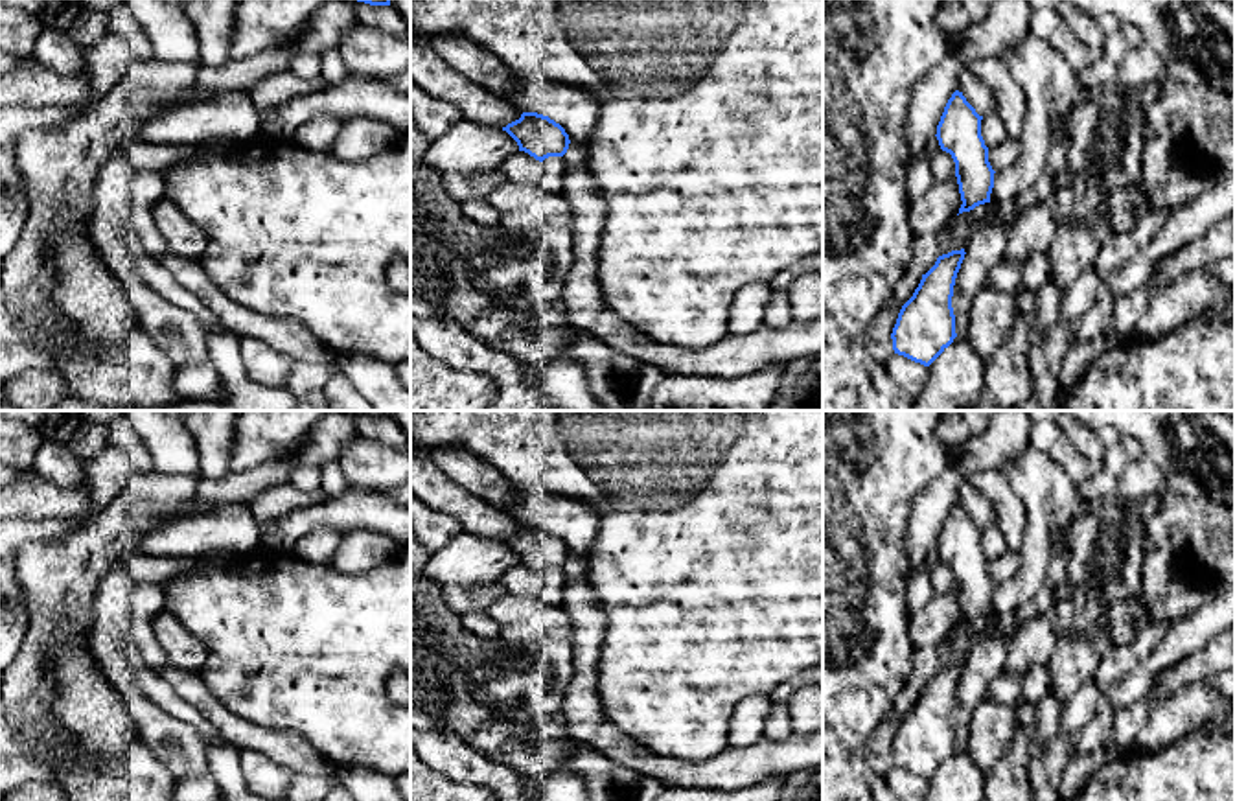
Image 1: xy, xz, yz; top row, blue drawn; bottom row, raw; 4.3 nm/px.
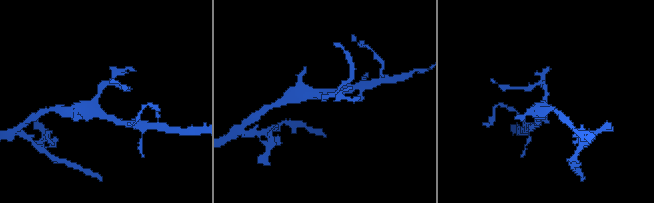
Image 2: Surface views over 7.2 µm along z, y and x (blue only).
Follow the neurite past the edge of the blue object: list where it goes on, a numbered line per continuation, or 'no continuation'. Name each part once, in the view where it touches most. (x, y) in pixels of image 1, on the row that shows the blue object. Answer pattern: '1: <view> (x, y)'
no continuation

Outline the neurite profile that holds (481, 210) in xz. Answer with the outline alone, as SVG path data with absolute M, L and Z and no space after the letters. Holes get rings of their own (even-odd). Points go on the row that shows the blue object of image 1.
M486 199L464 201L460 203L460 210L466 217L484 226L501 225L501 212L493 208Z

